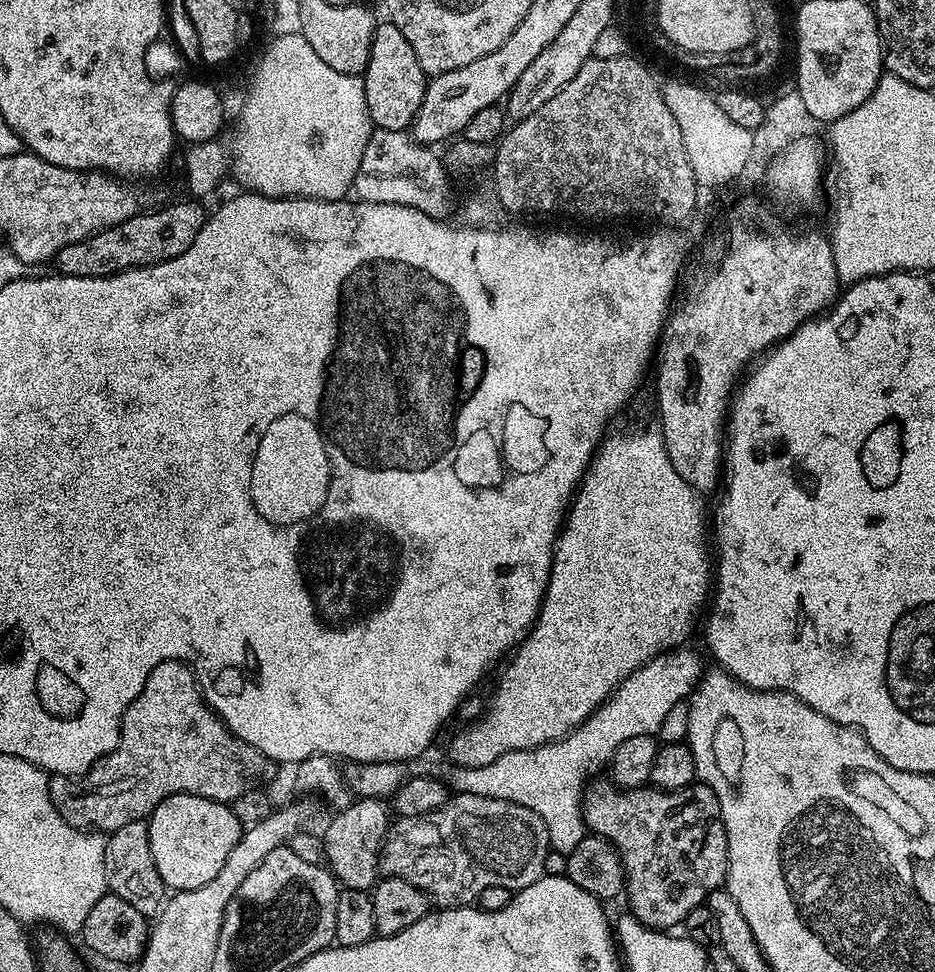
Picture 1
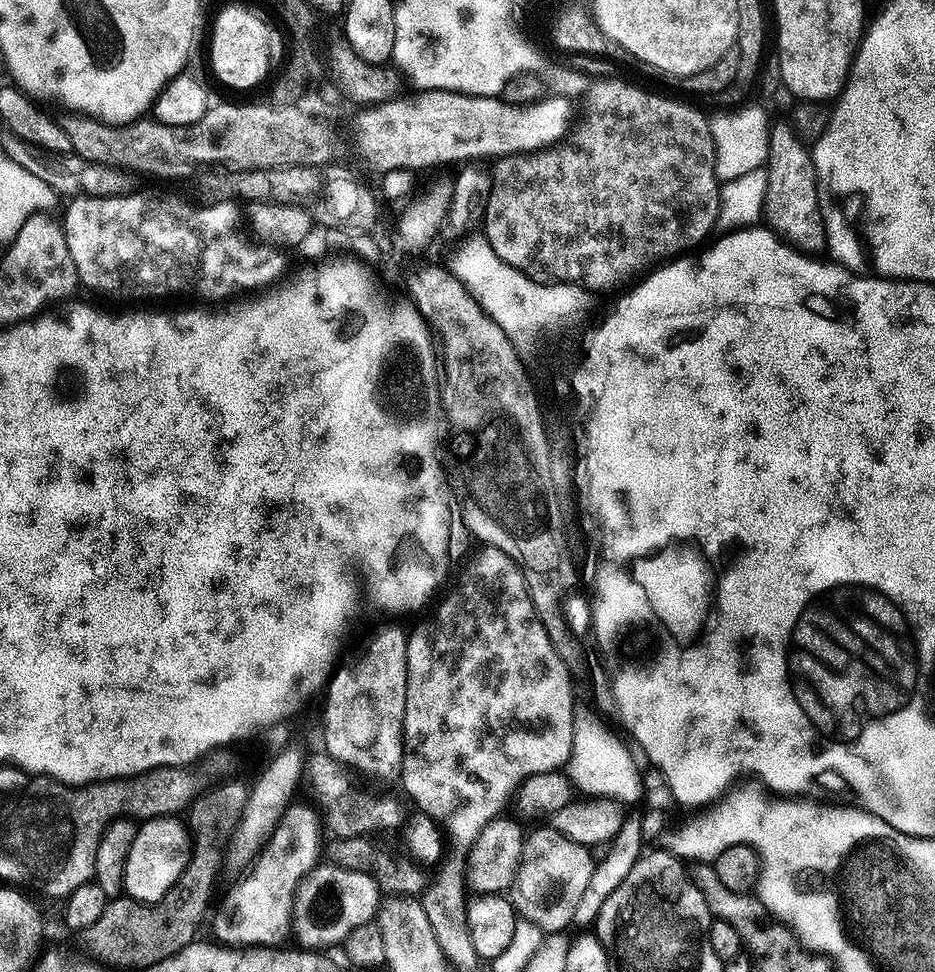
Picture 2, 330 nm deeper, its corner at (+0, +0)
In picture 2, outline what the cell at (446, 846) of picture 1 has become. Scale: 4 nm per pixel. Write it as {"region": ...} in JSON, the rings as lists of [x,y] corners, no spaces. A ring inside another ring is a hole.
{"region":[[[551,826],[540,828],[532,832],[522,844],[522,855],[520,863],[515,865],[516,881],[510,884],[510,899],[513,908],[523,919],[534,922],[545,934],[553,932],[564,932],[575,918],[575,907],[578,900],[585,893],[586,886],[590,883],[592,869],[594,867],[594,856],[585,845],[574,842],[569,836],[563,836],[560,831]]]}

